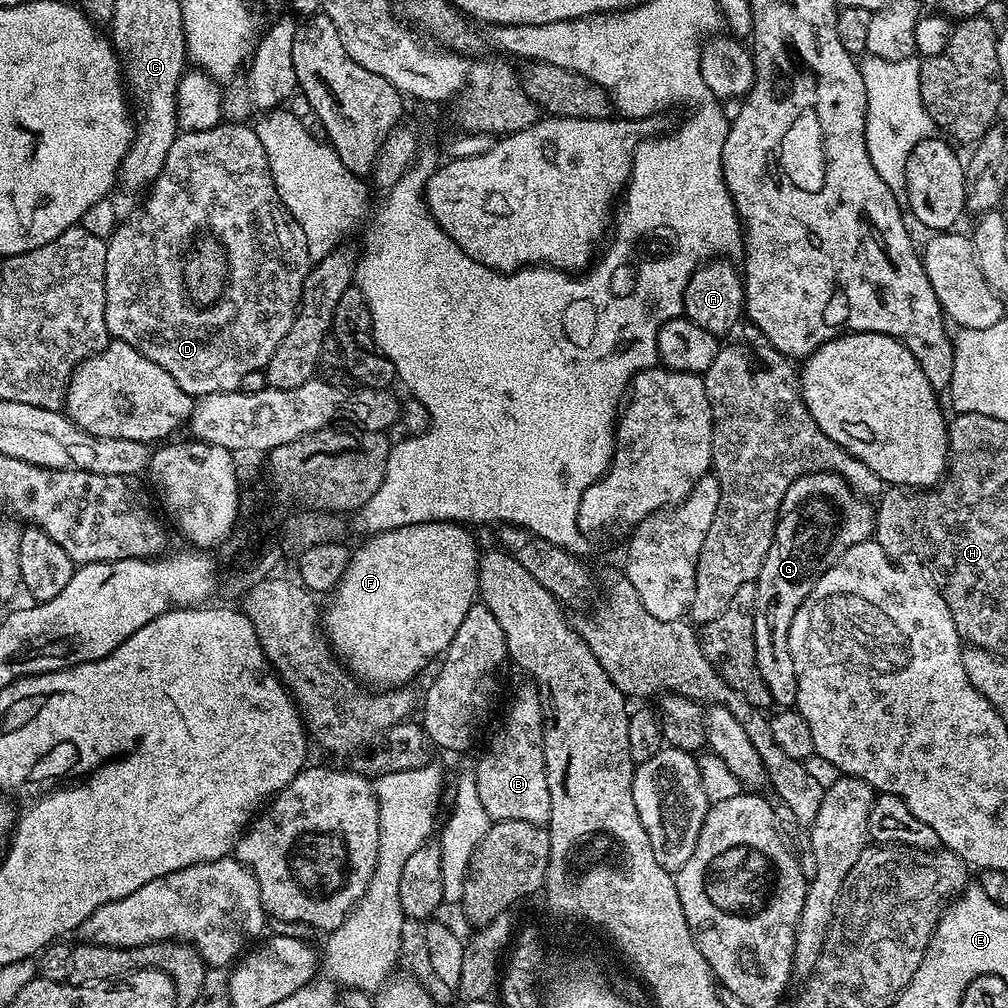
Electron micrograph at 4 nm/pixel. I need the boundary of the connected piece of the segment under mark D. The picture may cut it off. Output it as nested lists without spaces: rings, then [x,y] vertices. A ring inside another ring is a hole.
[[[221,122],[210,130],[181,131],[174,138],[174,146],[170,146],[170,154],[166,154],[166,162],[154,181],[155,188],[158,195],[165,196],[164,205],[160,208],[162,215],[176,216],[176,224],[184,232],[190,231],[191,228],[209,228],[212,231],[209,233],[220,241],[220,245],[228,255],[228,285],[215,304],[197,306],[188,299],[182,291],[181,277],[179,275],[168,276],[168,271],[171,270],[172,263],[176,260],[176,248],[172,244],[156,244],[156,200],[148,196],[144,200],[144,209],[129,224],[117,223],[116,233],[106,241],[108,249],[106,250],[106,282],[104,285],[106,286],[106,326],[109,337],[112,340],[121,340],[134,346],[143,356],[150,358],[150,362],[158,362],[158,366],[162,366],[162,370],[166,370],[166,374],[170,374],[170,378],[174,378],[174,382],[178,382],[178,386],[182,386],[182,390],[186,390],[186,394],[190,394],[193,398],[219,392],[235,392],[239,389],[242,378],[246,378],[246,374],[267,368],[274,350],[278,350],[278,342],[286,338],[286,330],[290,330],[294,322],[296,311],[300,309],[302,290],[310,267],[310,259],[308,260],[310,237],[302,230],[300,223],[292,217],[290,210],[286,210],[274,186],[268,155],[266,150],[262,150],[262,142],[258,142],[256,129],[244,122]]]

